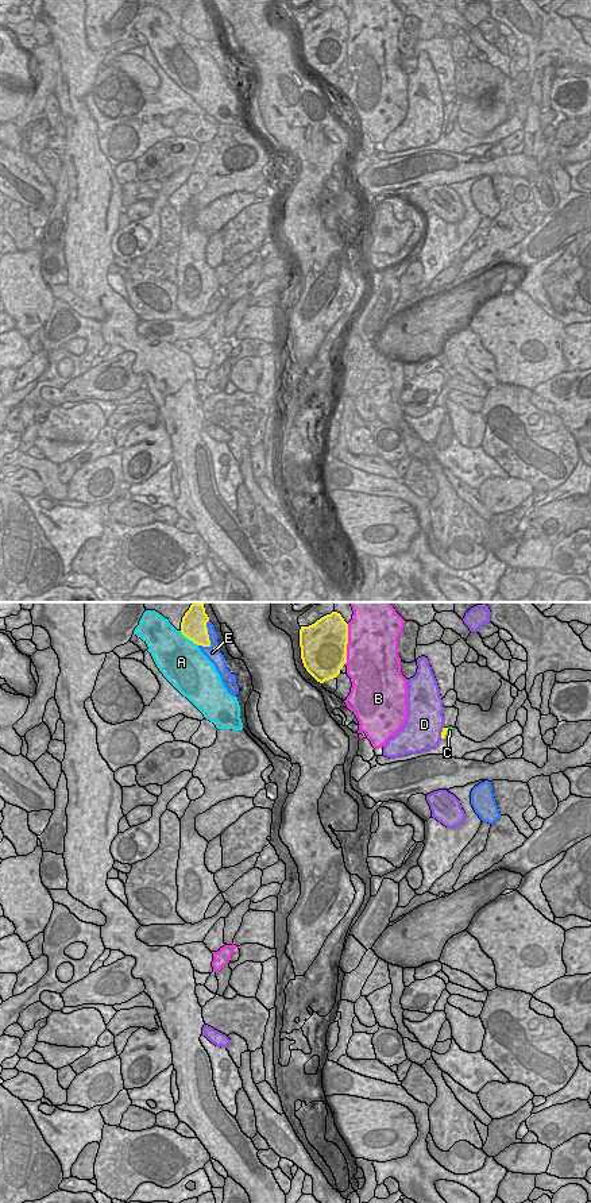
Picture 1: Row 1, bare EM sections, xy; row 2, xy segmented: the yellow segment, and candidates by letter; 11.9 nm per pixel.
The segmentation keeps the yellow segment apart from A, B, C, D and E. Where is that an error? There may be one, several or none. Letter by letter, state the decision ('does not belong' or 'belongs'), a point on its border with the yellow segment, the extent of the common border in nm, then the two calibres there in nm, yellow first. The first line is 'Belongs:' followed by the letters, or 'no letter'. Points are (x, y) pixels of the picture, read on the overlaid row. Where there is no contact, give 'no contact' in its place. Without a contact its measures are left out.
Belongs: no letter
A: does not belong | xy (189, 639) | 280 nm | 320/480 nm
B: does not belong | xy (347, 643) | 480 nm | 500/500 nm
C: does not belong | xy (445, 733) | 140 nm | 60/70 nm
D: does not belong | xy (441, 732) | 150 nm | 60/460 nm
E: does not belong | xy (208, 636) | 340 nm | 320/170 nm

